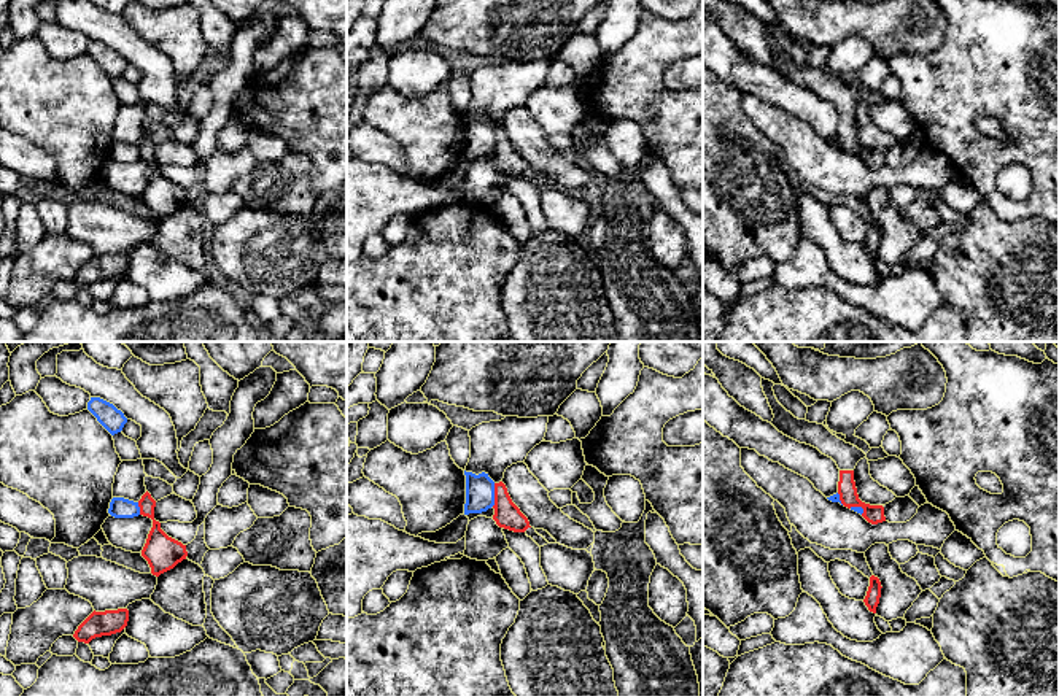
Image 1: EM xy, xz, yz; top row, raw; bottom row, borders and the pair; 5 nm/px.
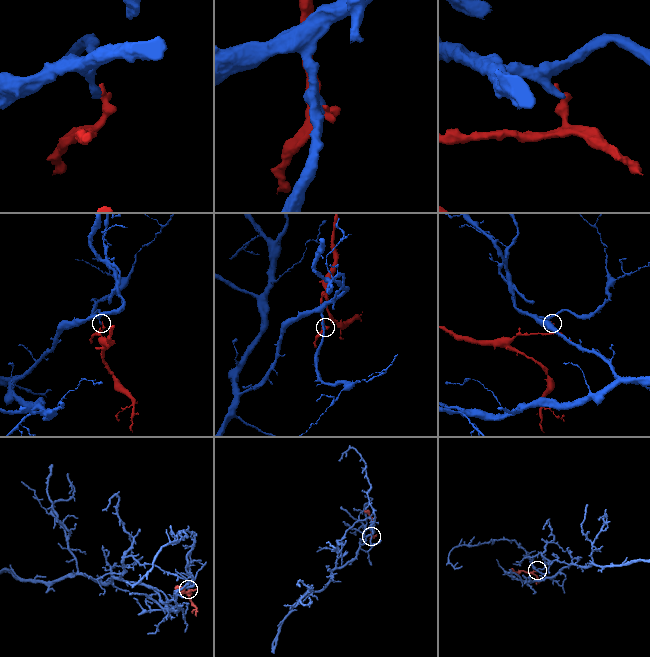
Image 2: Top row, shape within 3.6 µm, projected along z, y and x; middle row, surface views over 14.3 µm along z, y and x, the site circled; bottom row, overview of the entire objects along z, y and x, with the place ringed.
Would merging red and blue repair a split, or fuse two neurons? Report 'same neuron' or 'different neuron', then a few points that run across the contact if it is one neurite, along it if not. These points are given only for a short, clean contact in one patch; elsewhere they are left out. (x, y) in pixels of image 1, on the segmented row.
different neuron; line xz (495, 483), (495, 502), (492, 506)

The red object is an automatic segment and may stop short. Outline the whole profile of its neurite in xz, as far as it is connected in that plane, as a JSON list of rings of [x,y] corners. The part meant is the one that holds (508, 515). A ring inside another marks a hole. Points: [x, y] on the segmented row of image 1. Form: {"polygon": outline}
{"polygon": [[[502,481],[495,483],[495,515],[493,520],[499,528],[525,532],[530,526],[528,518],[520,512],[520,508],[512,502],[507,488]]]}

